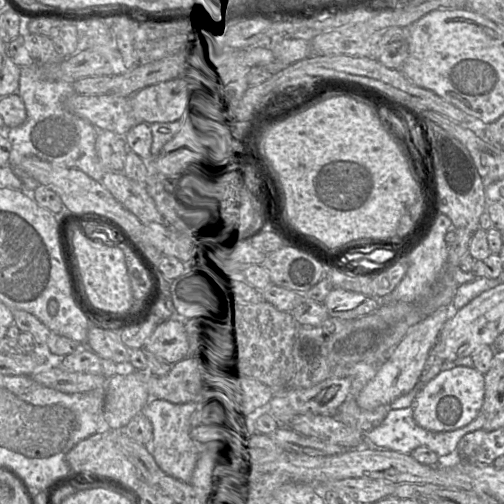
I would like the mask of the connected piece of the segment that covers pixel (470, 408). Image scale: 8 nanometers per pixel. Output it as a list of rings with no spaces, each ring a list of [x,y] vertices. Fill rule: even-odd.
[[[455,366],[441,370],[422,386],[412,404],[413,418],[421,427],[451,431],[469,424],[481,411],[485,394],[485,376],[474,367]]]

